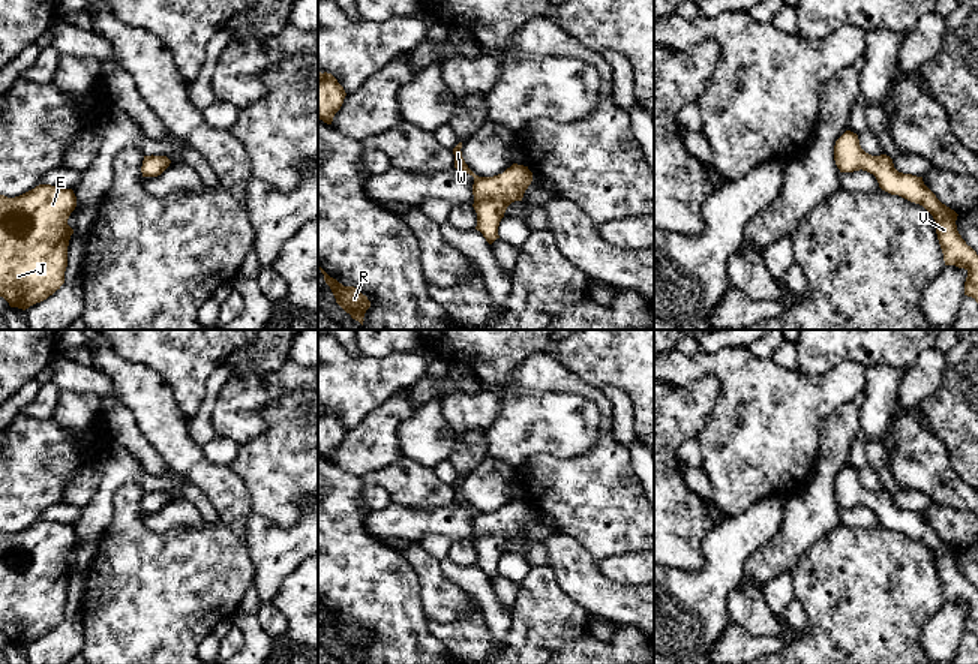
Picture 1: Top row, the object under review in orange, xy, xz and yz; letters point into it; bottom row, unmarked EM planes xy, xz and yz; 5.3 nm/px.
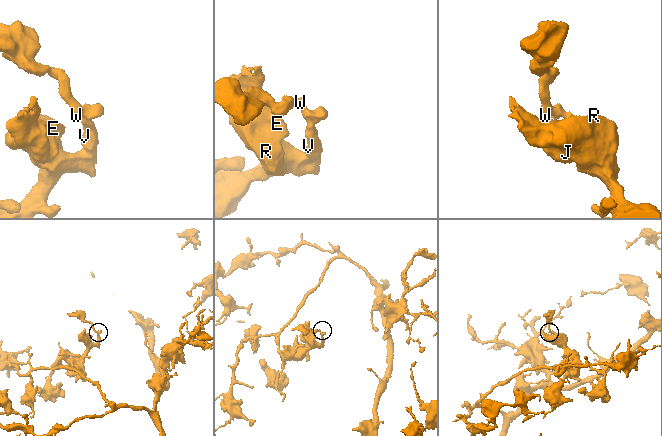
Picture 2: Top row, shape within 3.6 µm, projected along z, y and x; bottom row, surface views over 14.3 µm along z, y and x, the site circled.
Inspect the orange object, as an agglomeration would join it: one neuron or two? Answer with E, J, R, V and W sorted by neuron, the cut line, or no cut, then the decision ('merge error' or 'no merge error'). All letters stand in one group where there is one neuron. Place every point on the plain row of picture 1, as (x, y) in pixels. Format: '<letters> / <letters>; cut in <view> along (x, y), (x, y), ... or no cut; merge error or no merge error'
E J R V W; no cut; no merge error

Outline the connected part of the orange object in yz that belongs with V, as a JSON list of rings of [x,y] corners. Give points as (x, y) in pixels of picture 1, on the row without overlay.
[[[850,466],[836,477],[834,496],[840,508],[867,507],[876,513],[882,526],[922,541],[934,555],[945,601],[956,601],[968,607],[964,631],[978,639],[978,591],[957,567],[958,550],[936,534],[924,520],[922,513],[898,508],[886,490],[866,489],[858,471]]]

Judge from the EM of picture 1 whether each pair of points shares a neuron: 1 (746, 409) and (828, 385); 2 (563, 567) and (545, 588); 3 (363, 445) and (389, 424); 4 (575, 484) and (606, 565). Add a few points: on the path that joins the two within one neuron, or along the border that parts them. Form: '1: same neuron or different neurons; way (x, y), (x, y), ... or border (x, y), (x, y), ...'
1: same neuron; way (767, 409), (783, 409), (807, 400)
2: different neurons; border (548, 565), (555, 582), (578, 603)
3: same neuron; way (369, 442), (383, 429)
4: different neurons; border (638, 552), (600, 558), (597, 561)

